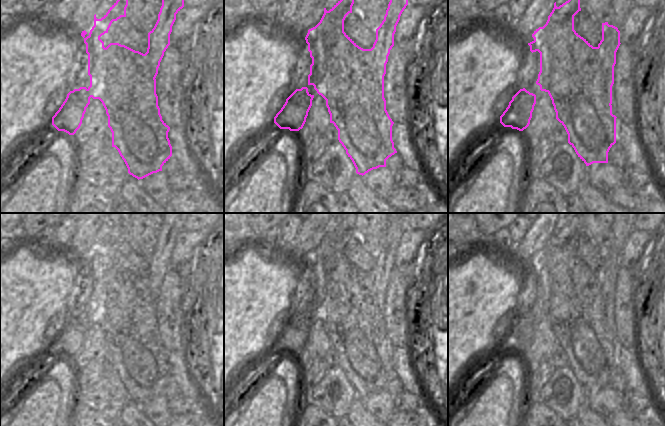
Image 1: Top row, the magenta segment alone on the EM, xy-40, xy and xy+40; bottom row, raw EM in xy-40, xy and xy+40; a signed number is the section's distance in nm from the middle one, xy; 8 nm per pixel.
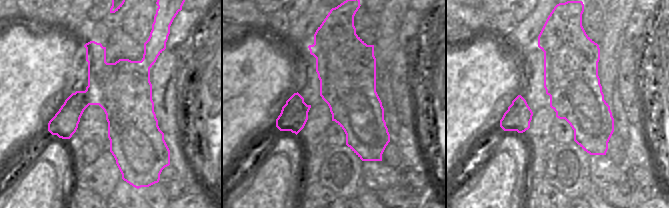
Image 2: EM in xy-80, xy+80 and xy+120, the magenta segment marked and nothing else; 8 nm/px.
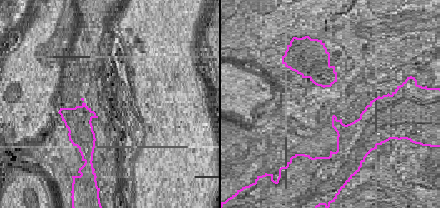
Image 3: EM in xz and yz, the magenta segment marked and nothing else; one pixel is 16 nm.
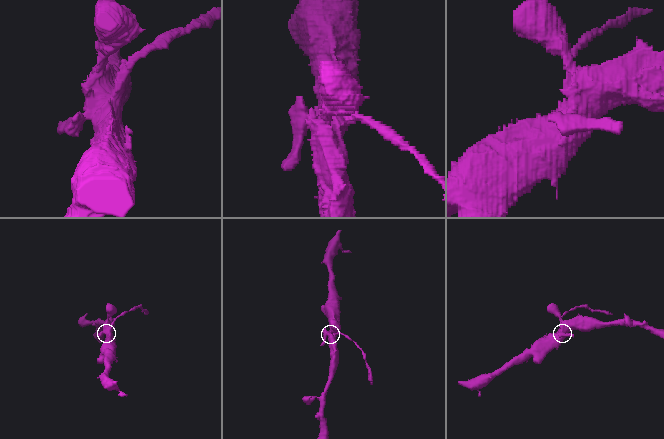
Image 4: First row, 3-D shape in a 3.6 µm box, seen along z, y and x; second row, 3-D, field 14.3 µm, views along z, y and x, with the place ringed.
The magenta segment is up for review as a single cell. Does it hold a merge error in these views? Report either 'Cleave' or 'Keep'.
Cleave

